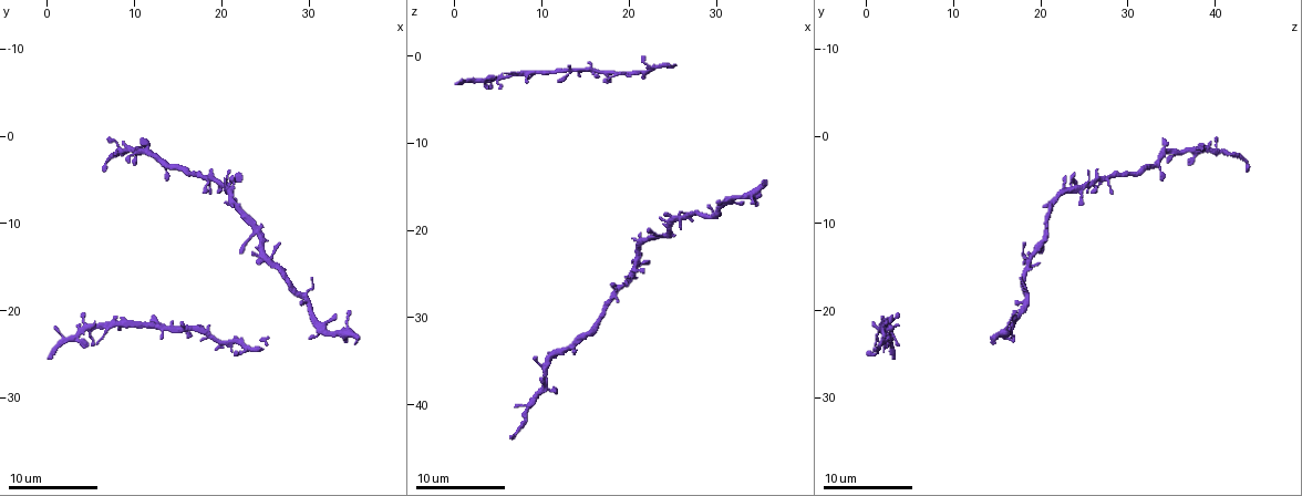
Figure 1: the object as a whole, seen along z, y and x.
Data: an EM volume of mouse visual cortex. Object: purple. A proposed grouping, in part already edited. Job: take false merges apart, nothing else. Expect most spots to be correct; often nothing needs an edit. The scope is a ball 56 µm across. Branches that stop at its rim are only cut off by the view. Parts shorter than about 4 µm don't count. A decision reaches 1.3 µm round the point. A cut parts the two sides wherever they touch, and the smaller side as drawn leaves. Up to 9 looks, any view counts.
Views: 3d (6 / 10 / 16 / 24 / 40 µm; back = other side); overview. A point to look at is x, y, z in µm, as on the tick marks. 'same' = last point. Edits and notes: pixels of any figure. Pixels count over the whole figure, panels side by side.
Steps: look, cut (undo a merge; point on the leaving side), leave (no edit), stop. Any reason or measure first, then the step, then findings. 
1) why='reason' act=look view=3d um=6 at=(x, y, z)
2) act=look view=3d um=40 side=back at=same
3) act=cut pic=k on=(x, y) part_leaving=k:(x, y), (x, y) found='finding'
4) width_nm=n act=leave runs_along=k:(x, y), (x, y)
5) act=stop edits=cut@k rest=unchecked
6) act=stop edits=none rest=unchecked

why='four-way junction' act=look view=3d um=10 at=(23.8, 10.8, 20.6)

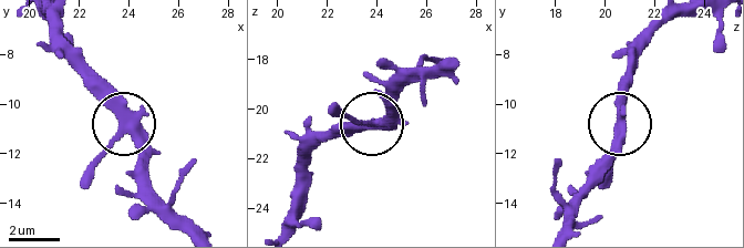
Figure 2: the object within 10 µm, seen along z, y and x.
act=look view=3d um=10 side=back at=(23.8, 10.9, 20.6)

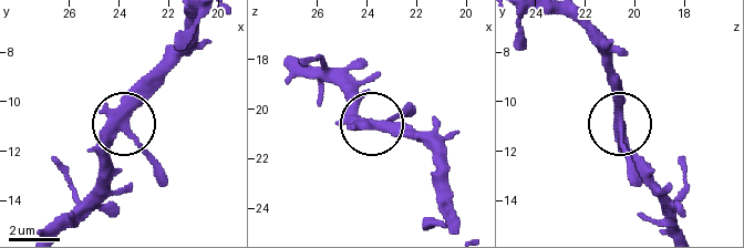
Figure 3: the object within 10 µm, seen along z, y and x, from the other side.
width_nm=370 act=leave runs_along=3:(50, 228), (89, 189), (120, 133), (128, 133), (163, 168) found='continuous, no second cell'

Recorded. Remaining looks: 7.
act=look view=3d um=10 at=(20.8, 6.0, 24.6)

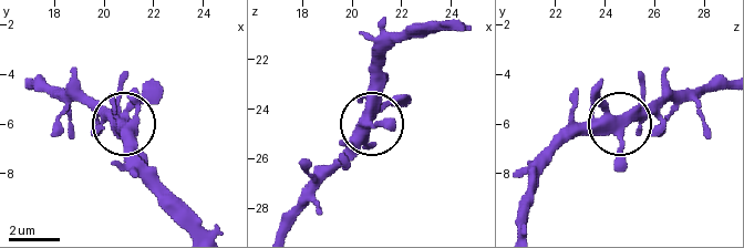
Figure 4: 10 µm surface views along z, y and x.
act=leave found='one cell here'

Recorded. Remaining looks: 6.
act=look view=3d um=10 at=(7.8, 2.4, 42.2)

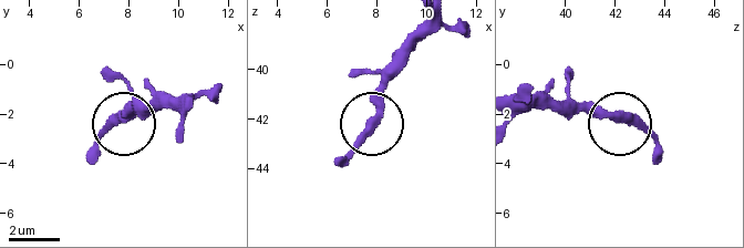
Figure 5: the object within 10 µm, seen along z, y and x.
why='from behind' act=look view=3d um=10 side=back at=(8.0, 2.2, 42.1)

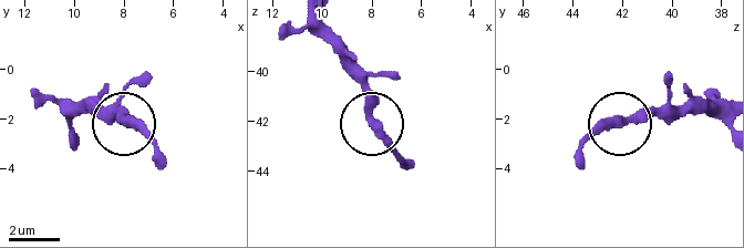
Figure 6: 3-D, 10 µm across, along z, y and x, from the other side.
act=leave runs_along=6:(721, 113), (638, 113), (600, 128), (577, 150) found='continuous, no second cell'

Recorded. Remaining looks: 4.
why='thin neck' act=look view=3d um=16 at=(10.2, 2.0, 36.2)

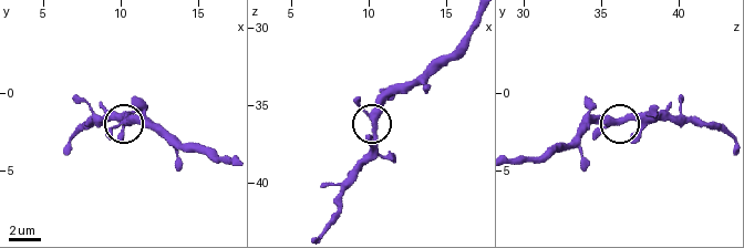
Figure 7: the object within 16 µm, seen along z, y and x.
act=leave runs_along=7:(477, 24), (450, 52), (386, 96), (373, 124), (371, 158) found='one cell here'

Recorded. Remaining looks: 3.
act=stop edits=none rest=unchecked

